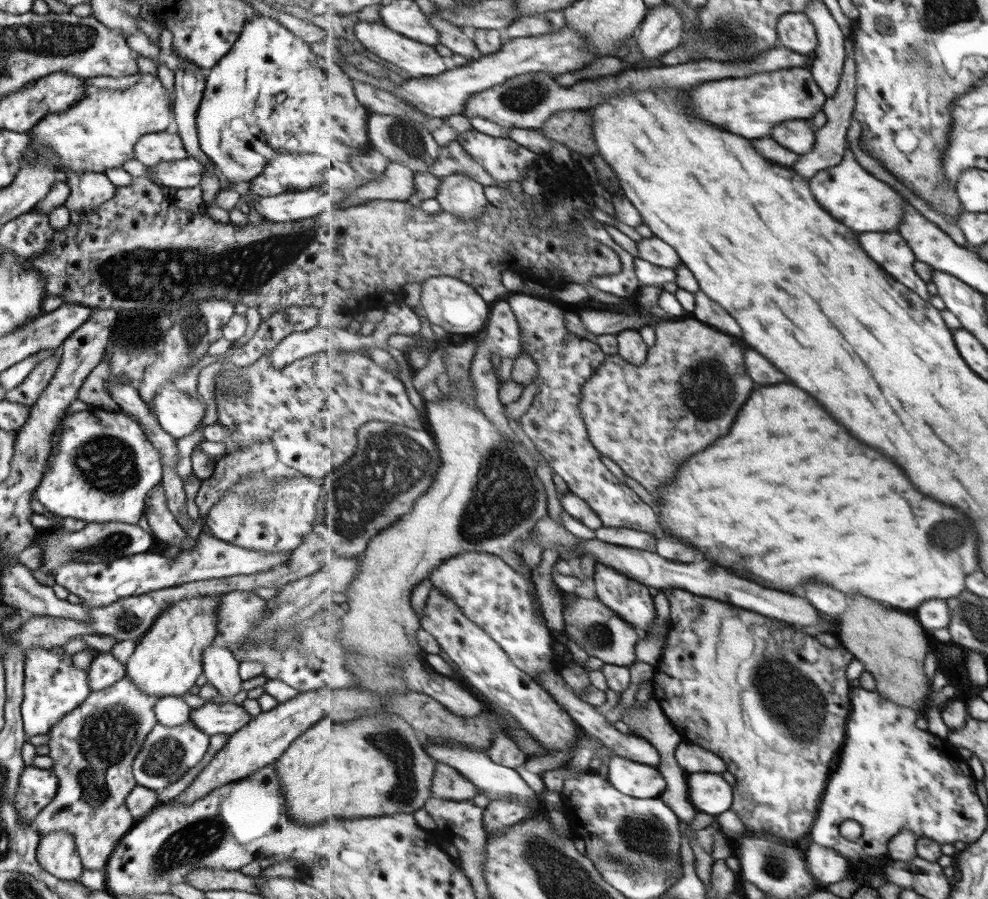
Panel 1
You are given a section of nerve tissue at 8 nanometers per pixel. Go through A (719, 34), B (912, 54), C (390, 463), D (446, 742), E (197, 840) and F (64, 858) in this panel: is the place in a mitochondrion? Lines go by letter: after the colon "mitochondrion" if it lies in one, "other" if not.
A: mitochondrion
B: mitochondrion
C: mitochondrion
D: other
E: mitochondrion
F: other

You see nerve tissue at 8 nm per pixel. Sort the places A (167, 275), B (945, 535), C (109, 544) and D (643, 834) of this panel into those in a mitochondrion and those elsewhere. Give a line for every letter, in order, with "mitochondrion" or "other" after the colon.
A: mitochondrion
B: mitochondrion
C: mitochondrion
D: mitochondrion

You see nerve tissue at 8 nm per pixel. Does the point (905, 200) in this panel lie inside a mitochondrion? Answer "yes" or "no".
no

